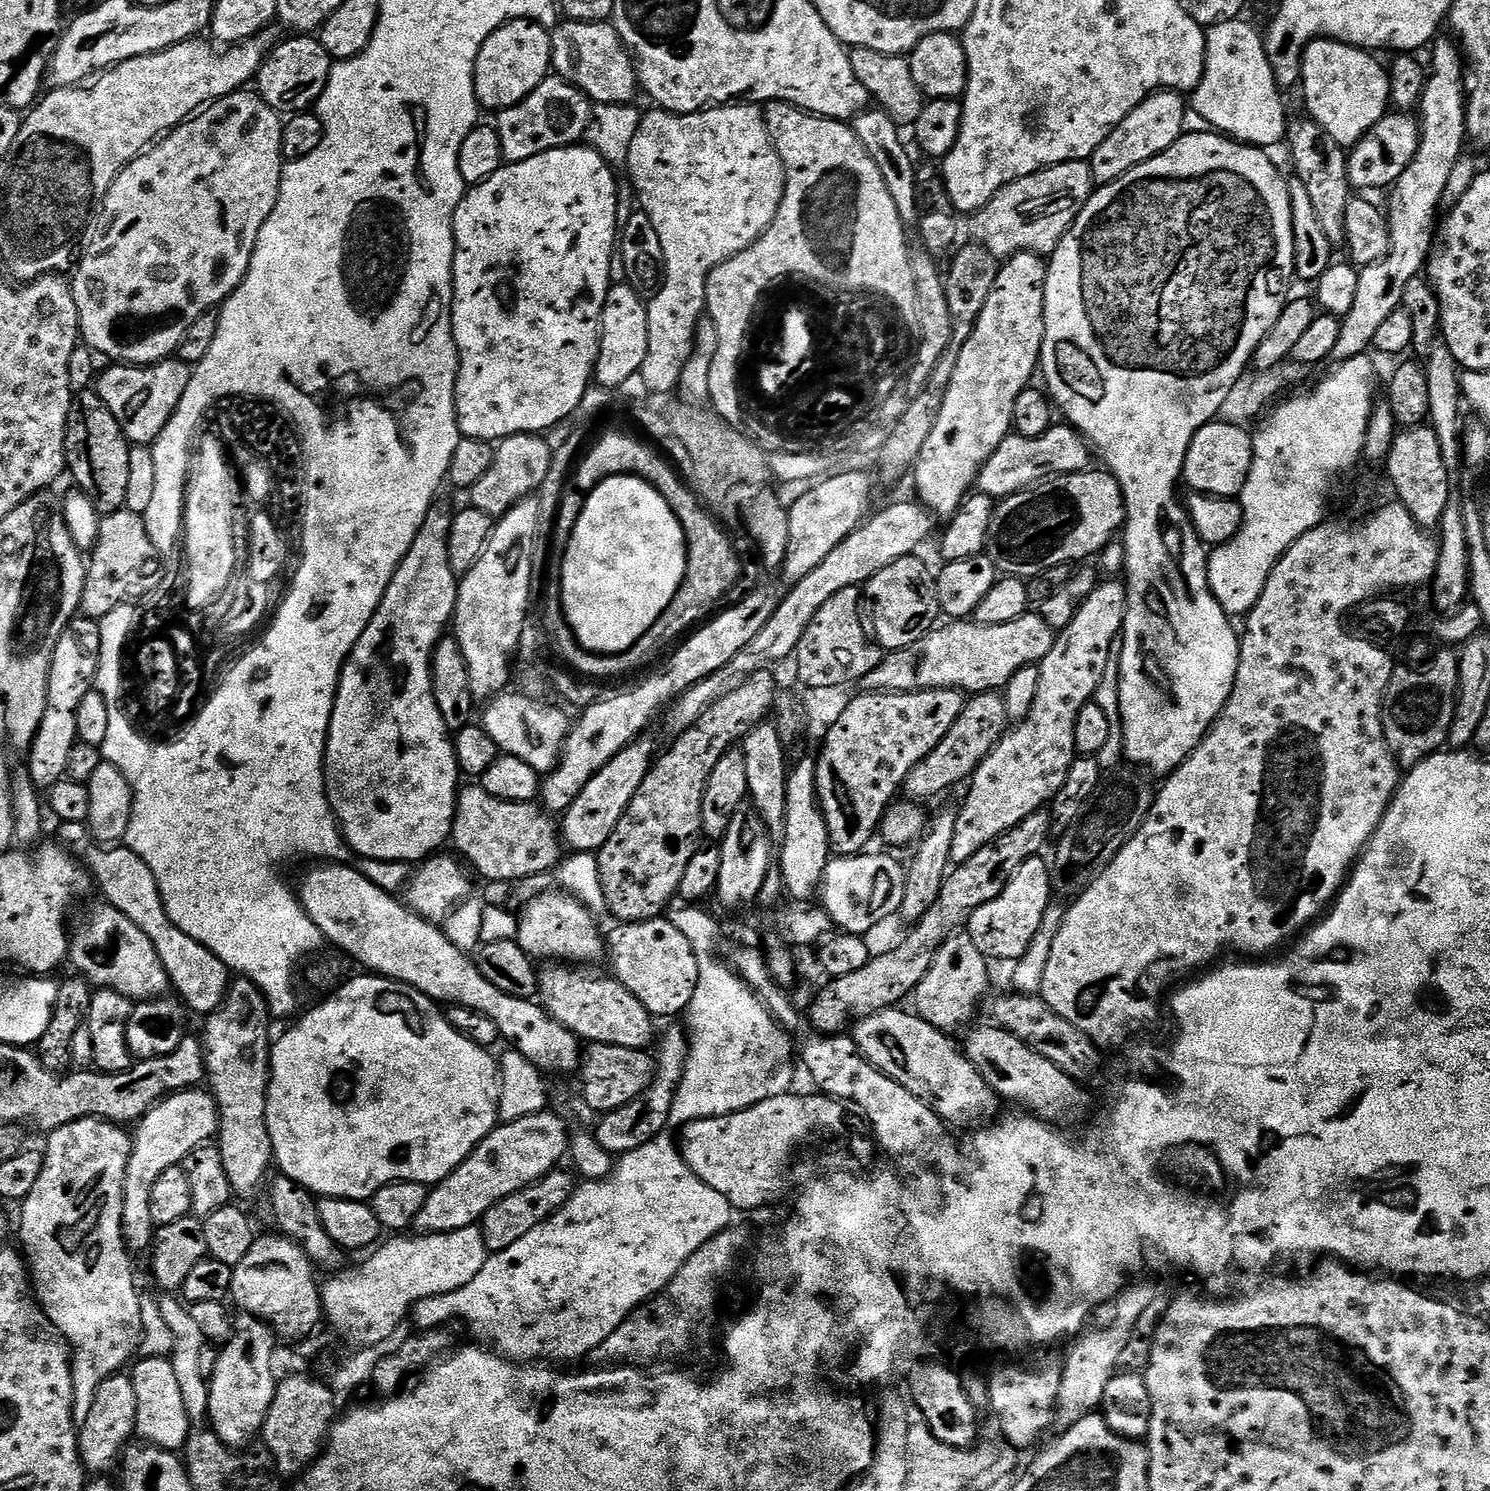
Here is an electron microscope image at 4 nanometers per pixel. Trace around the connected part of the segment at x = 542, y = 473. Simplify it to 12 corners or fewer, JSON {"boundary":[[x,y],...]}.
{"boundary":[[523,432],[499,441],[471,507],[505,516],[538,493],[554,449]]}

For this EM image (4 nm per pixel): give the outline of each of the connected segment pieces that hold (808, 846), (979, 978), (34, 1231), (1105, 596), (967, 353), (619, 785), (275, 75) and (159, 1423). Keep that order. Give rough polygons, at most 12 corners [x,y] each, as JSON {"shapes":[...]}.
{"shapes":[[[815,759],[788,773],[778,867],[787,895],[819,893],[832,855]],[[967,931],[938,950],[912,1000],[940,1031],[967,1027],[988,957]],[[47,1133],[19,1205],[34,1295],[71,1348],[78,1426],[137,1355],[132,1136]],[[1105,579],[1038,665],[1030,714],[970,777],[953,865],[1056,799],[1114,659]],[[1019,252],[958,354],[914,465],[947,522],[1013,431],[1044,341],[1045,257]],[[633,742],[563,813],[573,853],[599,853],[654,763]],[[317,37],[273,47],[260,98],[281,114],[313,107],[334,63]],[[168,1356],[131,1368],[135,1435],[179,1453],[193,1431]]]}

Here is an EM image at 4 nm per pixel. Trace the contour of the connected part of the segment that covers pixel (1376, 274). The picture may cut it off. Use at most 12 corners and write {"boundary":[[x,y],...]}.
{"boundary":[[1431,45],[1420,145],[1386,207],[1390,250],[1359,269],[1331,355],[1365,355],[1425,271],[1466,152],[1466,61]]}

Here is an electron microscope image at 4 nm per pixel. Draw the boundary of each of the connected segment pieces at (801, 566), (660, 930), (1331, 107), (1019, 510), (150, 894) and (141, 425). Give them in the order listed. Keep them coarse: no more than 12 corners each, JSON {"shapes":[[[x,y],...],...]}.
{"shapes":[[[840,472],[788,508],[785,585],[859,528],[871,478]],[[666,918],[607,933],[616,979],[653,1018],[687,1013],[698,958]],[[1312,40],[1300,58],[1307,115],[1341,146],[1390,111],[1371,51]],[[1107,470],[1003,497],[987,556],[1031,578],[1103,552],[1124,527]],[[84,824],[59,839],[101,897],[154,942],[171,991],[218,1010],[228,968],[170,922],[150,866],[97,846]],[[113,363],[94,390],[133,445],[151,445],[193,369]]]}

